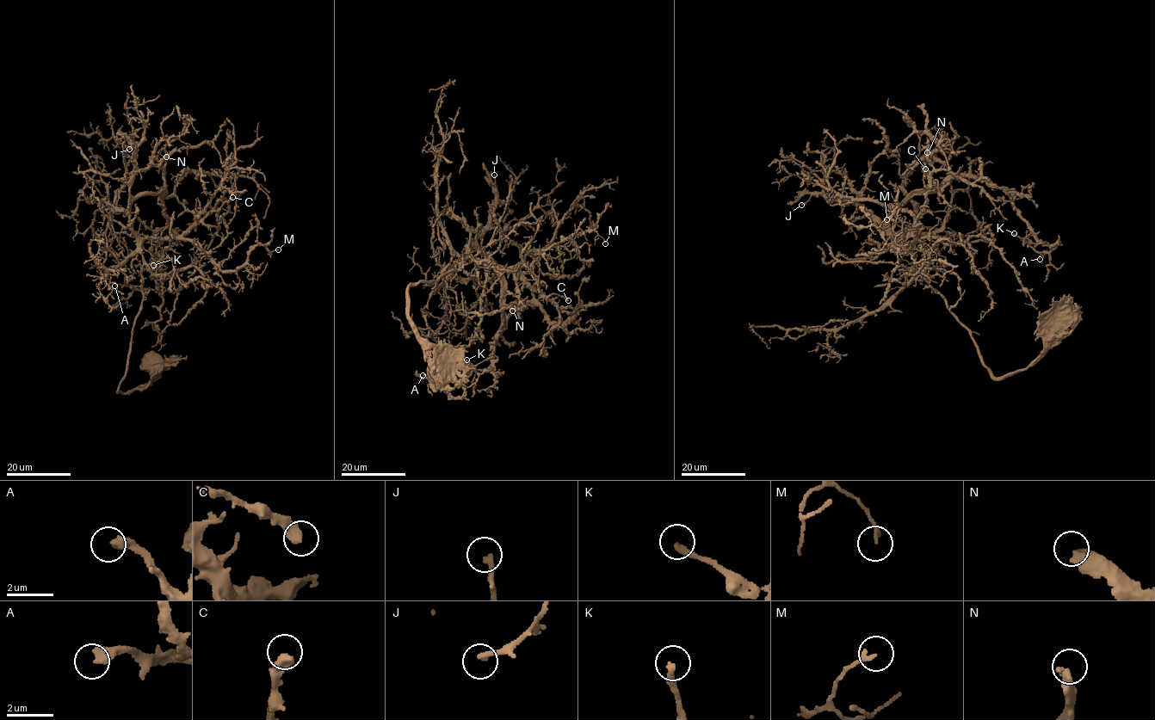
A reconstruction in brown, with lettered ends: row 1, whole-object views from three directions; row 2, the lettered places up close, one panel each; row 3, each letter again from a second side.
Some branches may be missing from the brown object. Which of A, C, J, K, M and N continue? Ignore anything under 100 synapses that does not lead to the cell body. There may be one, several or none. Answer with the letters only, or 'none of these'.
N

